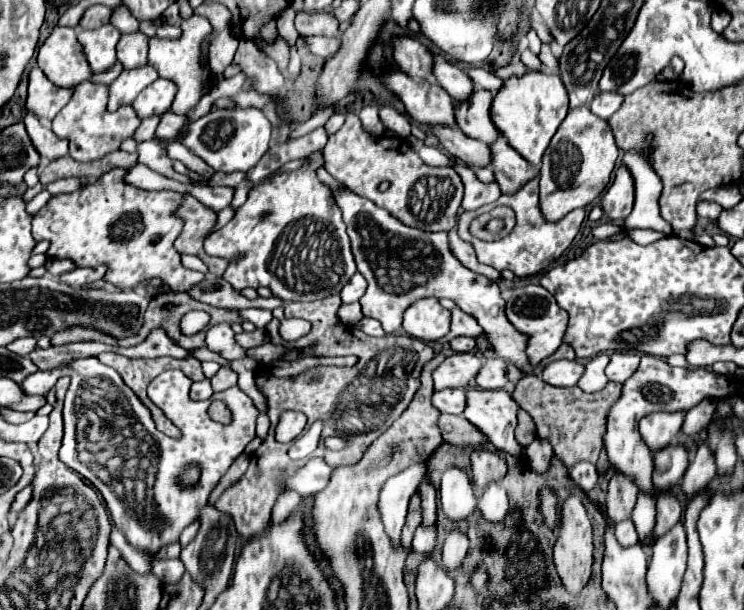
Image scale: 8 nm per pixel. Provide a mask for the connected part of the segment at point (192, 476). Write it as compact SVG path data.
M189 465L181 474L181 484L185 486L195 485L200 477L200 469L196 465Z

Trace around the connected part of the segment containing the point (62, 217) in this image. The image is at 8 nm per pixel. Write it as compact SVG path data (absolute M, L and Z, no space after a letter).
M113 168L101 178L97 178L93 184L79 188L77 192L51 196L51 200L33 216L33 238L51 242L51 248L47 252L49 258L69 258L81 268L95 268L99 264L107 264L109 270L105 274L105 280L109 284L119 286L121 290L133 290L143 280L157 276L167 282L173 292L189 292L193 286L201 284L203 272L183 268L179 252L173 248L173 240L183 228L183 220L177 216L177 208L181 206L183 194L171 190L141 190L123 180L127 172L127 168Z

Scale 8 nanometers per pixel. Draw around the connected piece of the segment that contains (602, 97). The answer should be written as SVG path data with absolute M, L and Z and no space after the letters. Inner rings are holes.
M599 92L595 94L593 102L591 102L591 112L595 116L601 116L601 118L609 118L613 112L617 112L617 108L621 106L623 102L623 96L619 94L609 94L609 92Z

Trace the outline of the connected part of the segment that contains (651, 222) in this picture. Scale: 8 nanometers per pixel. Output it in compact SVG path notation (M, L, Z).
M625 152L623 164L633 172L635 180L635 206L629 218L623 220L621 228L635 230L635 228L651 228L665 234L671 234L671 226L659 214L659 194L661 194L661 180L653 172L649 160L641 154Z

